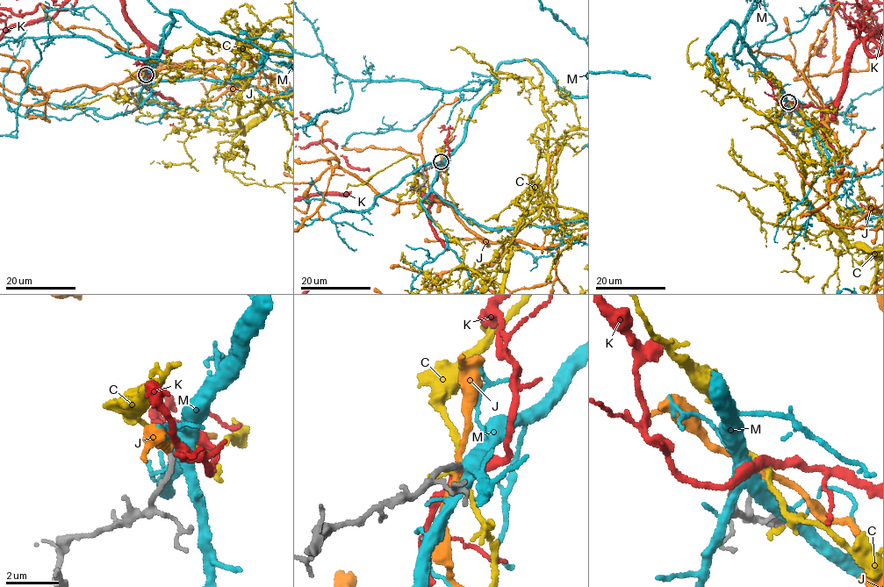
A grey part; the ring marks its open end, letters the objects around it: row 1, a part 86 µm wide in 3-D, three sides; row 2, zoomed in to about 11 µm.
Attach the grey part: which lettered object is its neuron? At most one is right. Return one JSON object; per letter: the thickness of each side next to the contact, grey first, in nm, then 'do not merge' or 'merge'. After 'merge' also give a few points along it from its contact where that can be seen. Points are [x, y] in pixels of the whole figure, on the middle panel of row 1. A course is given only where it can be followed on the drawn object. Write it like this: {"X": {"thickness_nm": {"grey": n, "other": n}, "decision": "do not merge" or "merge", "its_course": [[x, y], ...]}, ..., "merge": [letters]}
{"C": {"thickness_nm": {"grey": 190, "other": 200}, "decision": "do not merge"}, "J": {"thickness_nm": {"grey": 200, "other": 280}, "decision": "do not merge"}, "K": {"thickness_nm": {"grey": 190, "other": 260}, "decision": "merge"}, "M": {"thickness_nm": {"grey": 240, "other": 460}, "decision": "do not merge"}, "merge": ["K"]}

